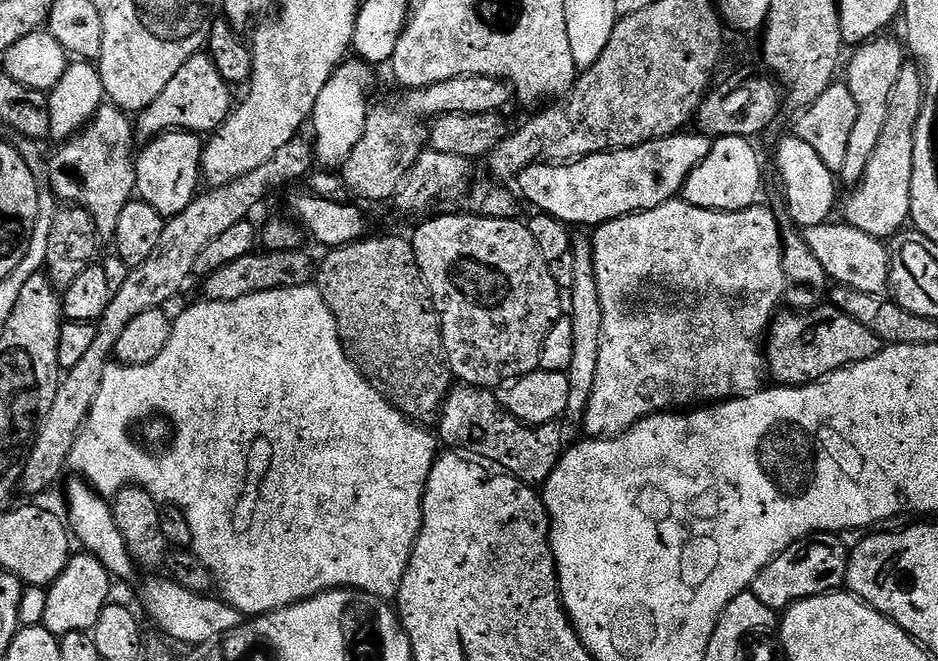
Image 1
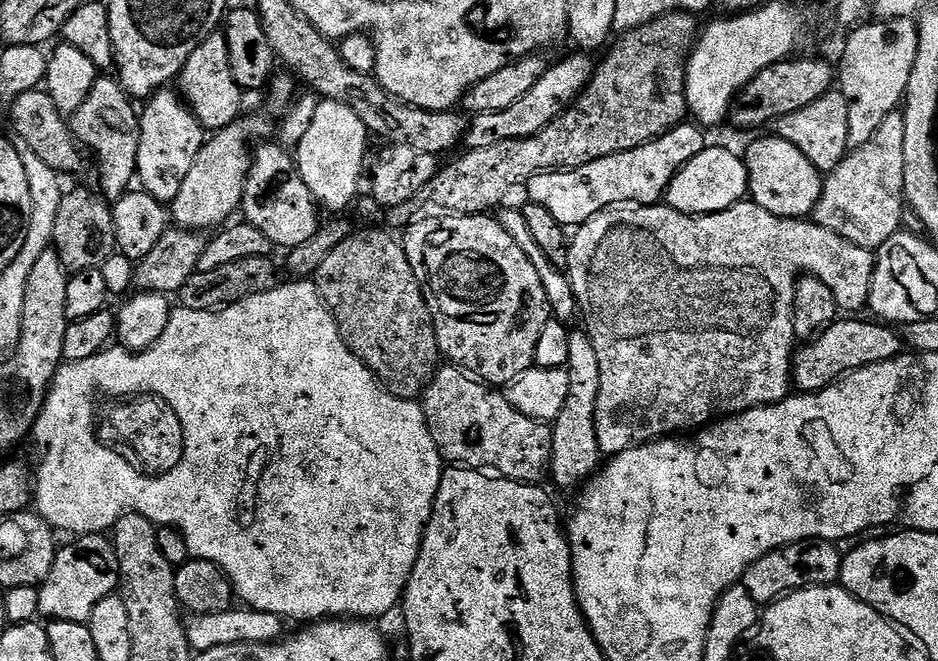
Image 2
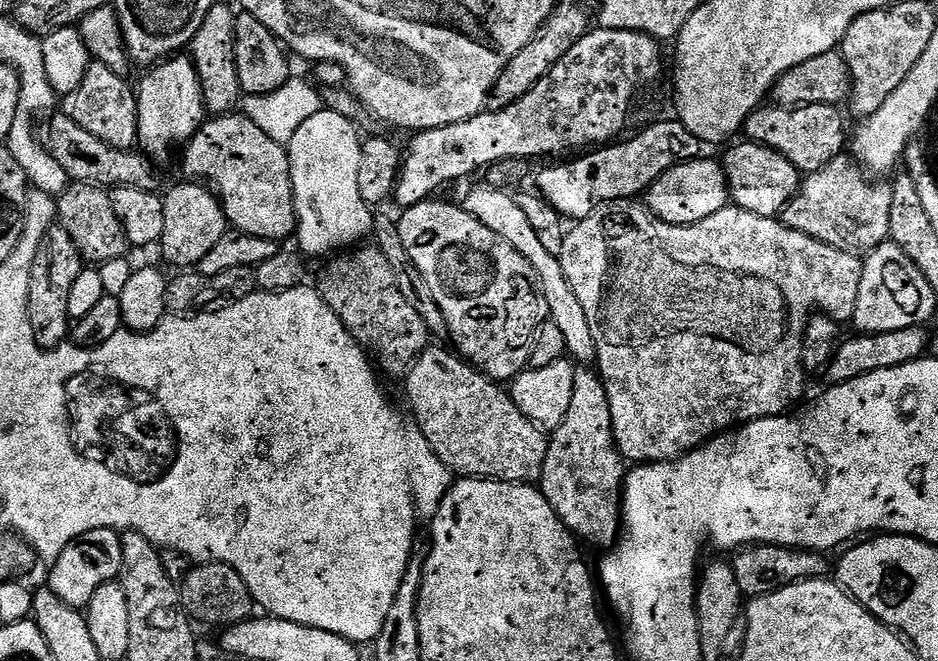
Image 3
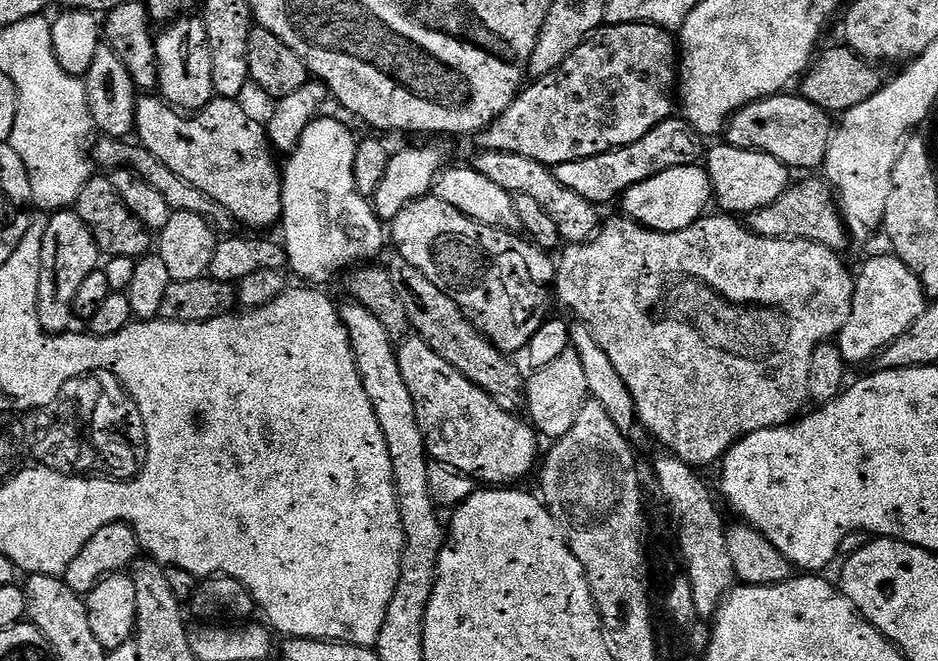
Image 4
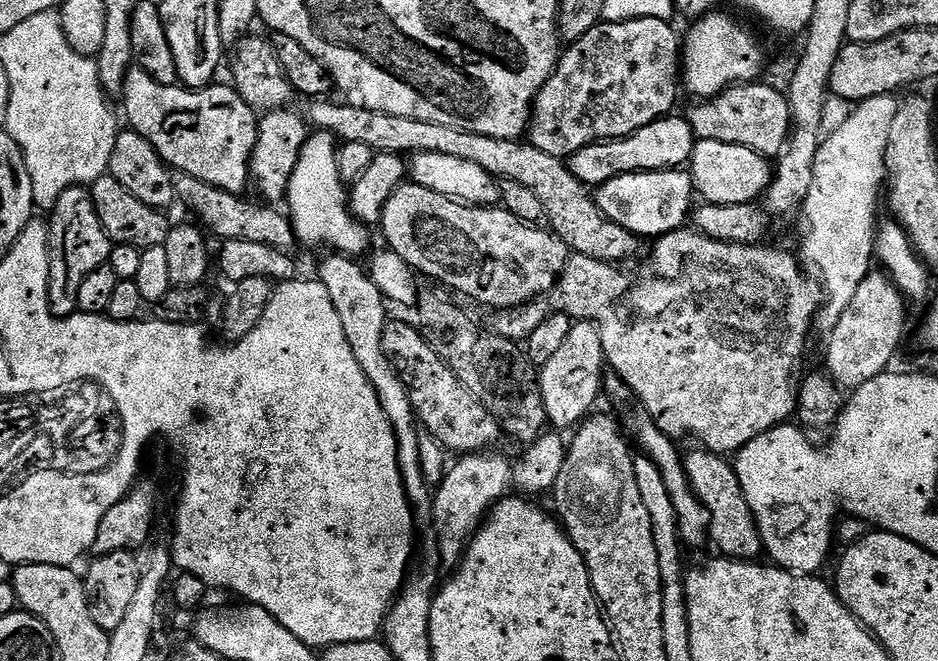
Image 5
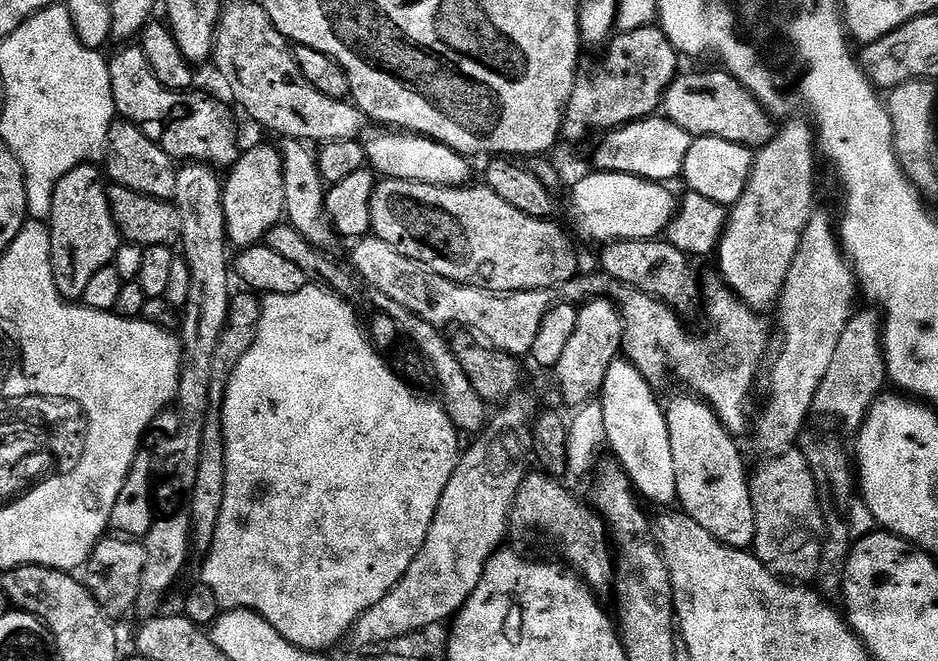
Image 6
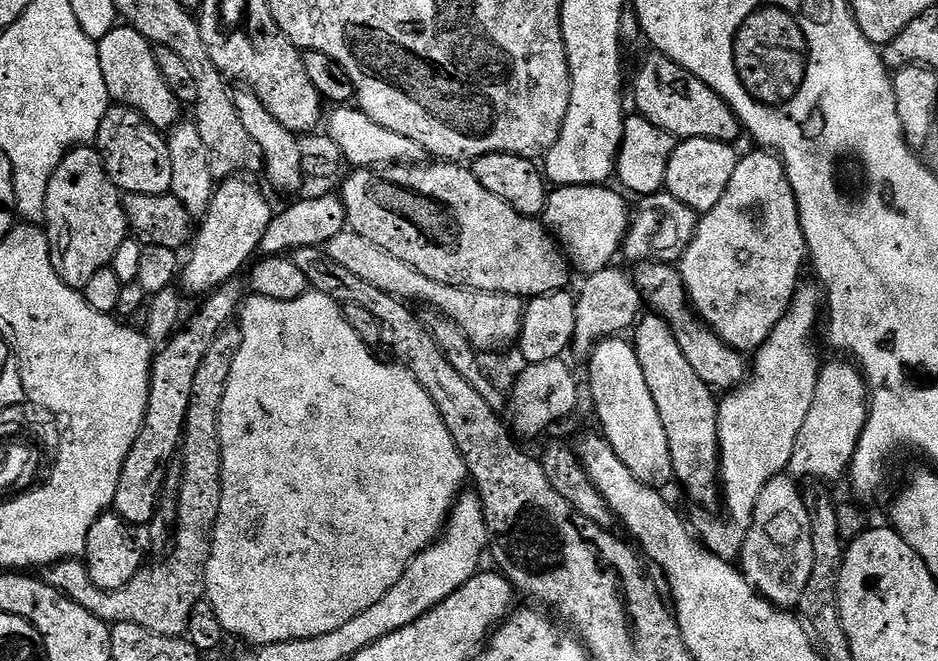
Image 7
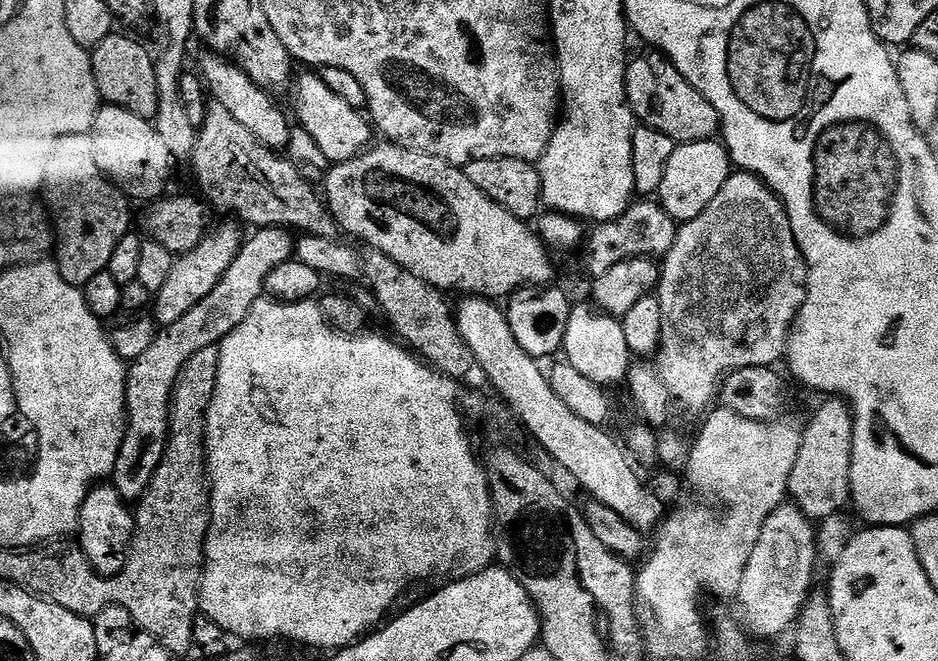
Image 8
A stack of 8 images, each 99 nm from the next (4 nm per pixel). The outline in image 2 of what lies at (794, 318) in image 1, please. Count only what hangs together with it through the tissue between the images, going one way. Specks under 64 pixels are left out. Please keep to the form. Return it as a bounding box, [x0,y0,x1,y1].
[792,318,902,393]

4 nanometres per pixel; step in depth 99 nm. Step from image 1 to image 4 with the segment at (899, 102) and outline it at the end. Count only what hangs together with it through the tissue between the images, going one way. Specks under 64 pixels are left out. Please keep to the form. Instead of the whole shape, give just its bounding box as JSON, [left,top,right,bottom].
[746,178,850,250]

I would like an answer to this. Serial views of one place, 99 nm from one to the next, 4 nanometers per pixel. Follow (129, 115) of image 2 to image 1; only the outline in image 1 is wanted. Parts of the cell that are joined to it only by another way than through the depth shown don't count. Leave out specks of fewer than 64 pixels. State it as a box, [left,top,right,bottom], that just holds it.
[46,102,136,242]

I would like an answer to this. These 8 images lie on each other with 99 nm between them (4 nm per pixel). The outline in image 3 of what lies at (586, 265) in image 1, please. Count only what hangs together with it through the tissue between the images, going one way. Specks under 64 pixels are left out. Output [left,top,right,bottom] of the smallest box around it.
[538,367,626,550]

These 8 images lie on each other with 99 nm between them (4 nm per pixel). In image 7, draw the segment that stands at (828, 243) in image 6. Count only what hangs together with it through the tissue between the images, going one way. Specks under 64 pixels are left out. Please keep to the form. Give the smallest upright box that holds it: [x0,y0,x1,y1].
[699,283,822,562]

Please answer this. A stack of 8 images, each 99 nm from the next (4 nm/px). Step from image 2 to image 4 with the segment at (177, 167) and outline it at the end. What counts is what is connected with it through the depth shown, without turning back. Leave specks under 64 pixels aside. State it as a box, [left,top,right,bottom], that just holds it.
[156,18,214,114]

